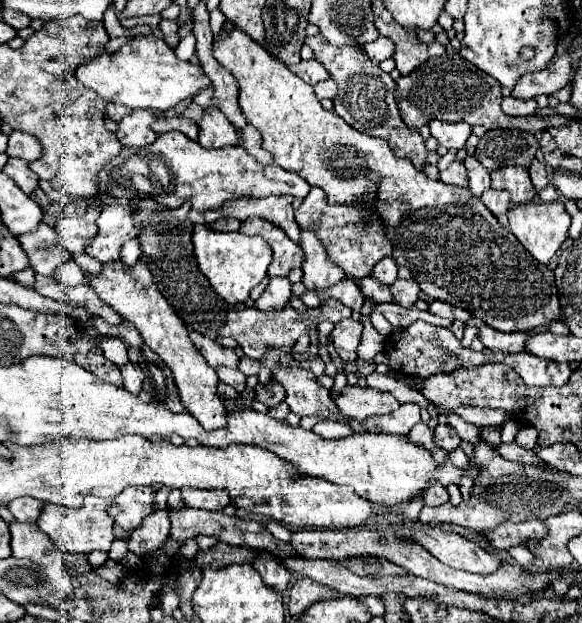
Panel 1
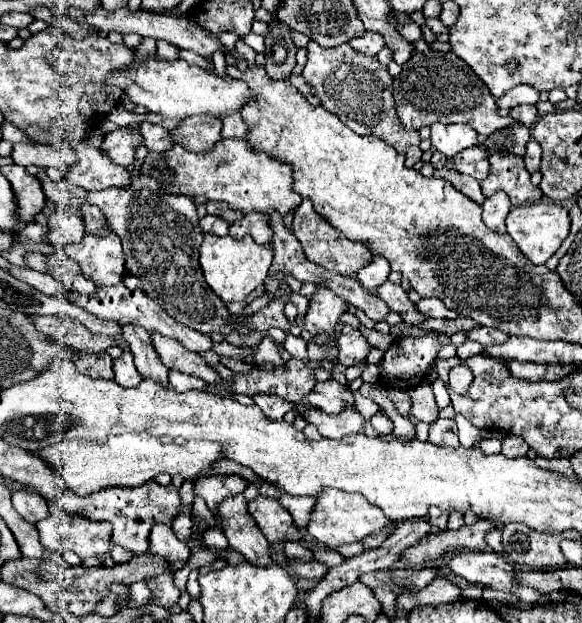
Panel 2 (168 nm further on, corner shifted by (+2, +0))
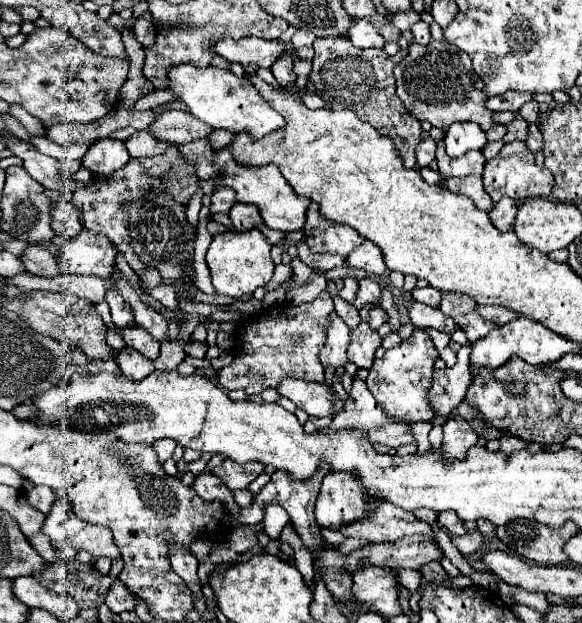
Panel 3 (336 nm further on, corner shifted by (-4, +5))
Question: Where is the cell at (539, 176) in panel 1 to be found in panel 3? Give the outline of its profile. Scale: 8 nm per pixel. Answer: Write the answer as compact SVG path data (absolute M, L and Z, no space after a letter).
M531 124L531 126L529 126L529 136L527 136L525 144L527 144L527 148L529 148L533 154L541 152L541 148L543 148L543 136L541 136L541 130L537 128L537 124Z

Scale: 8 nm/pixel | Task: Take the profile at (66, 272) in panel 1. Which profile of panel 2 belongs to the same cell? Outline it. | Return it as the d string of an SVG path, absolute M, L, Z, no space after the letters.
M29 253L29 255L25 255L25 261L27 261L27 267L31 267L31 269L35 269L35 271L45 271L45 255L43 253Z

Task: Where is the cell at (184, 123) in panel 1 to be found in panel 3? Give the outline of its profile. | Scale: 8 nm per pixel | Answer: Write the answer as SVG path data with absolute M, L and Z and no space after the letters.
M139 130L127 140L127 150L129 150L131 158L145 158L145 156L163 154L167 150L167 146L169 146L167 142L155 140L155 136L151 136L149 130Z

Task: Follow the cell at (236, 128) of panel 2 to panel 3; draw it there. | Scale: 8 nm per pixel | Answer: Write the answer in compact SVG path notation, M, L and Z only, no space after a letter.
M215 130L215 132L211 134L211 146L213 146L215 150L219 150L219 148L231 144L231 140L233 140L235 136L237 136L237 134L233 134L233 132L219 132L219 130Z

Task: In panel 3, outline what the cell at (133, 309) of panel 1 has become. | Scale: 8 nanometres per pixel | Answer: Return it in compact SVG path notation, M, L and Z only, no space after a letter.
M31 244L27 246L25 254L21 256L27 272L31 274L37 274L37 276L47 276L47 278L55 278L55 276L61 276L59 272L59 266L57 266L57 256L41 246L41 244Z

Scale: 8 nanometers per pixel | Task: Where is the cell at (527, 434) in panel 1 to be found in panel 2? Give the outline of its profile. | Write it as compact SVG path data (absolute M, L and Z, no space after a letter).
M507 435L505 439L503 439L503 455L505 457L523 457L523 455L527 455L527 451L529 451L529 445L525 445L525 441L521 439L521 437L513 437L513 435Z

